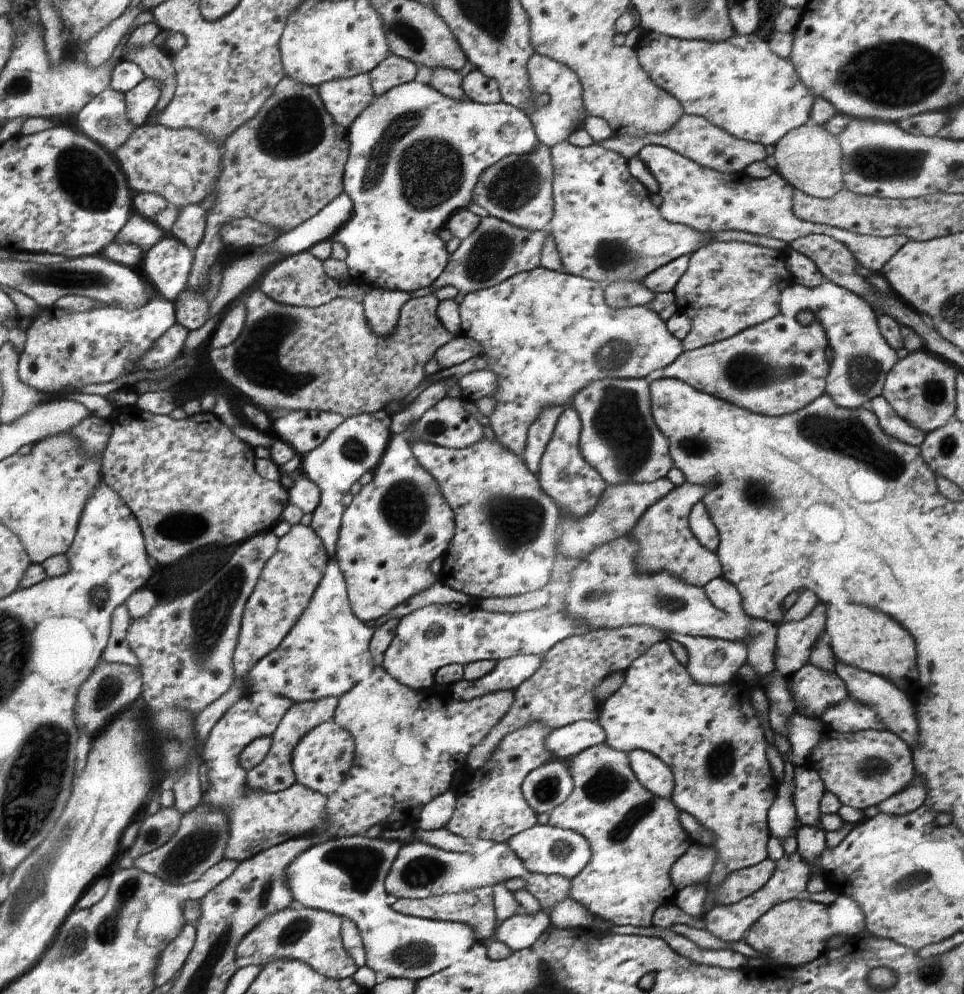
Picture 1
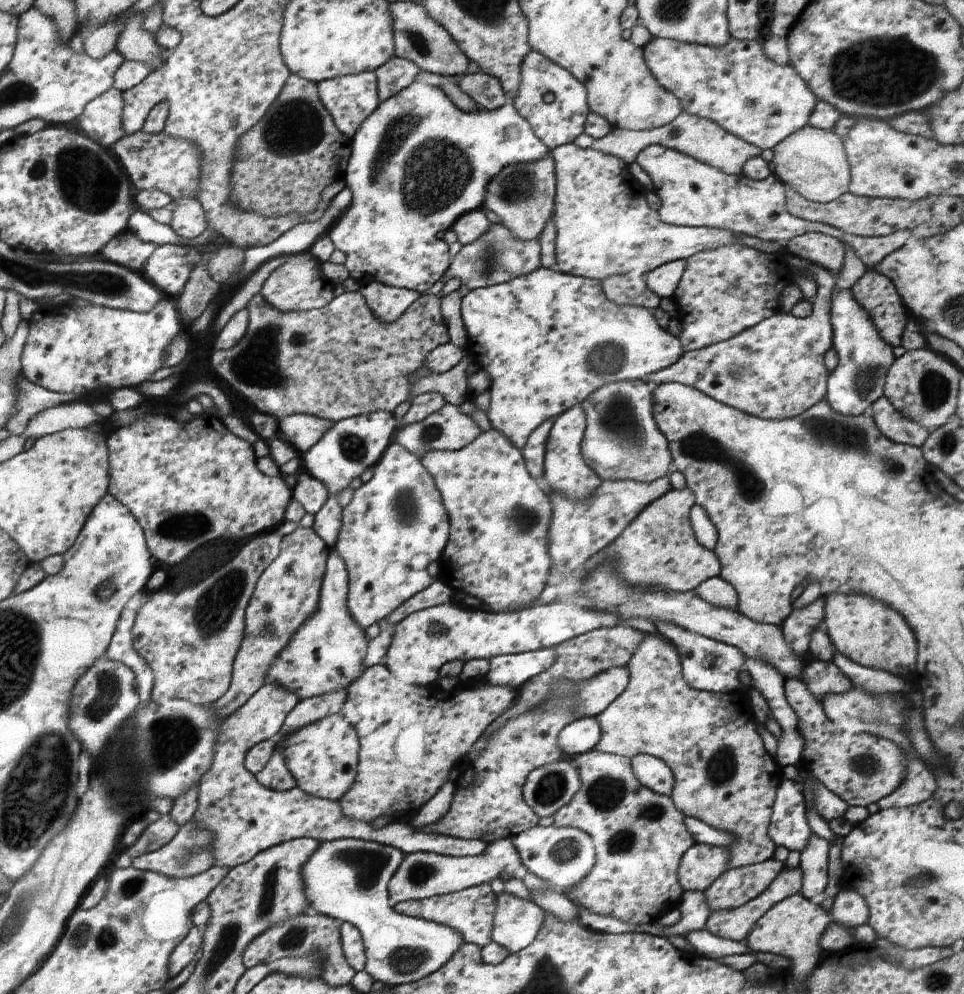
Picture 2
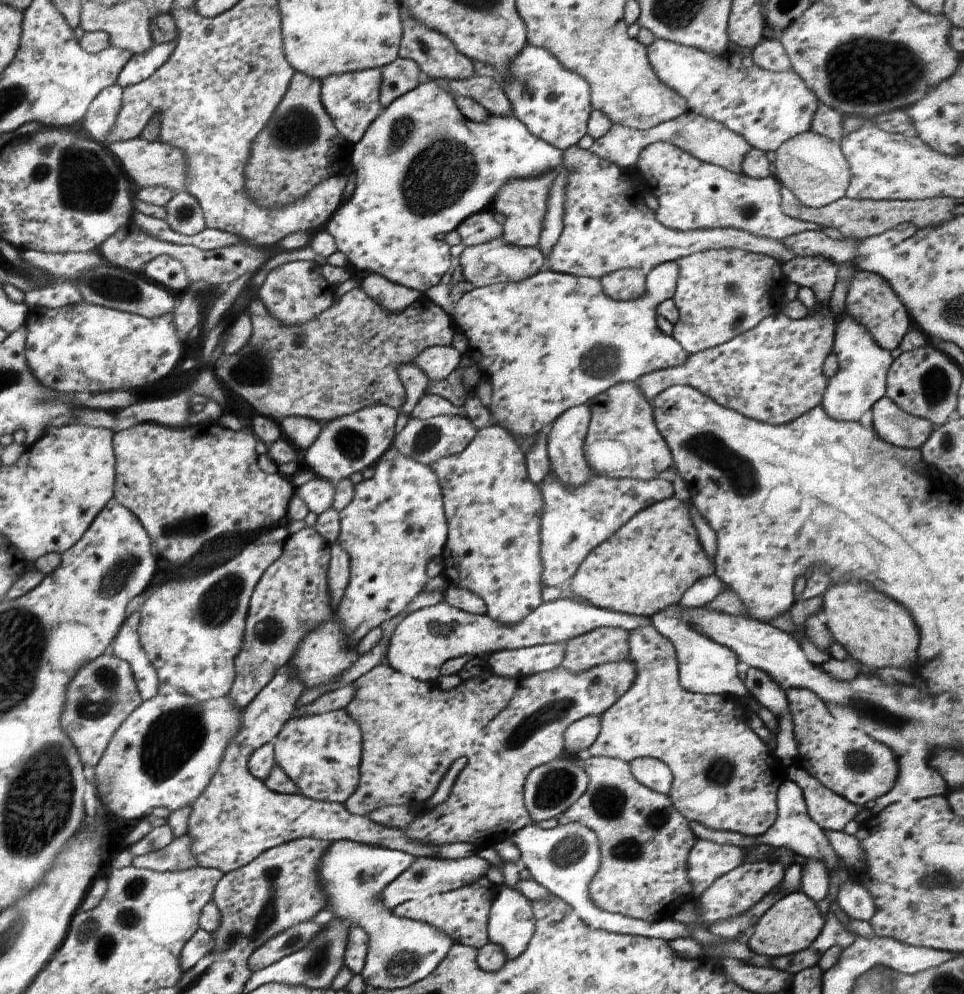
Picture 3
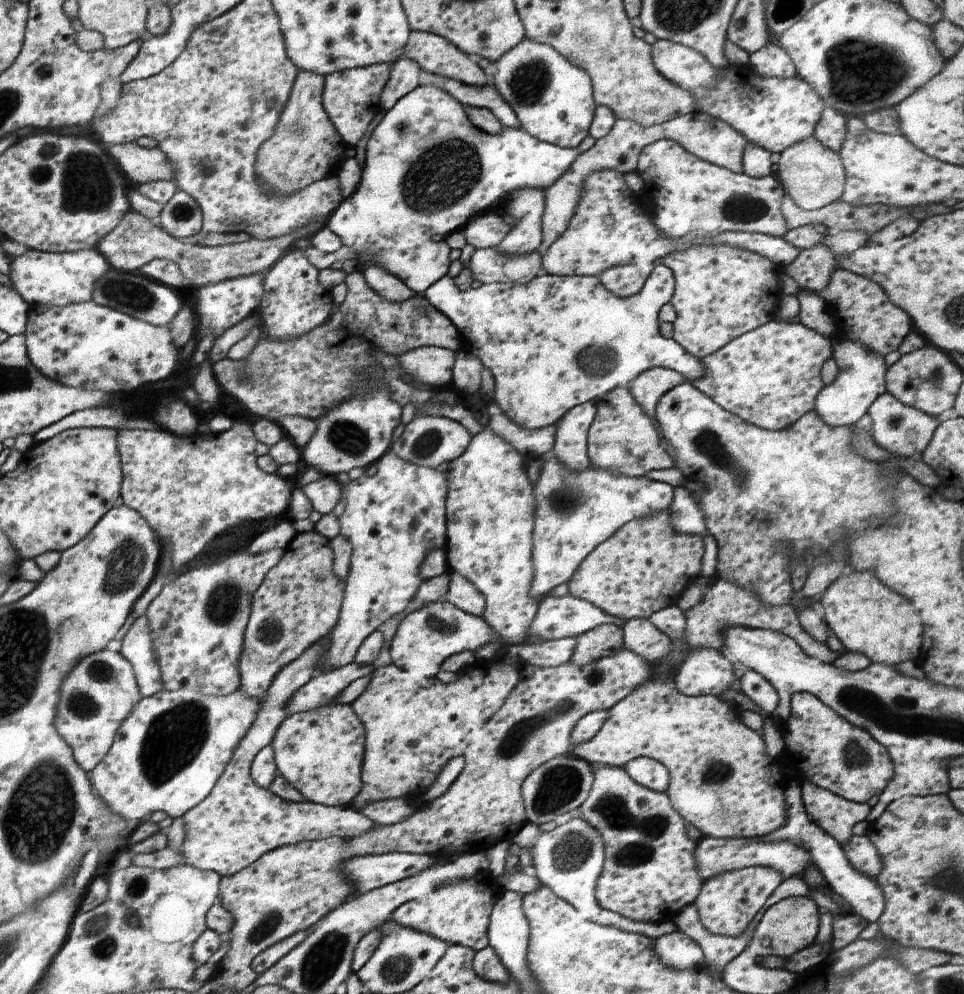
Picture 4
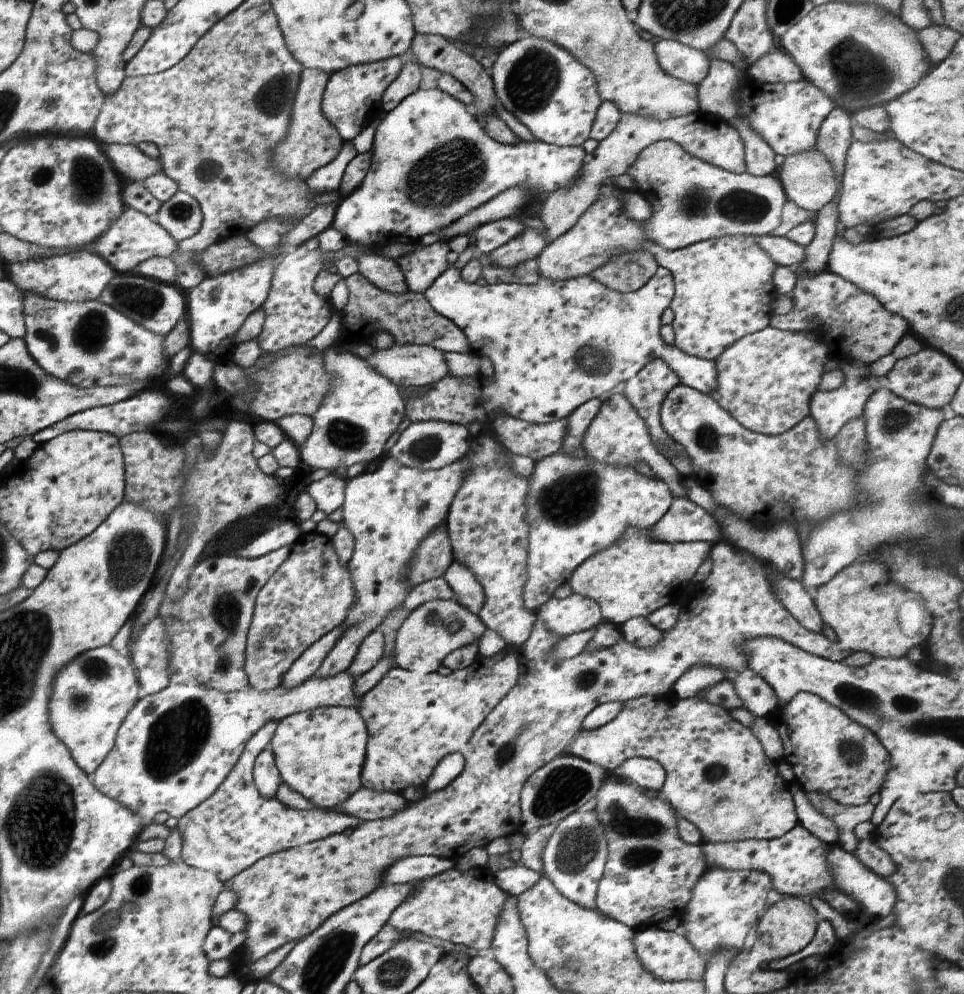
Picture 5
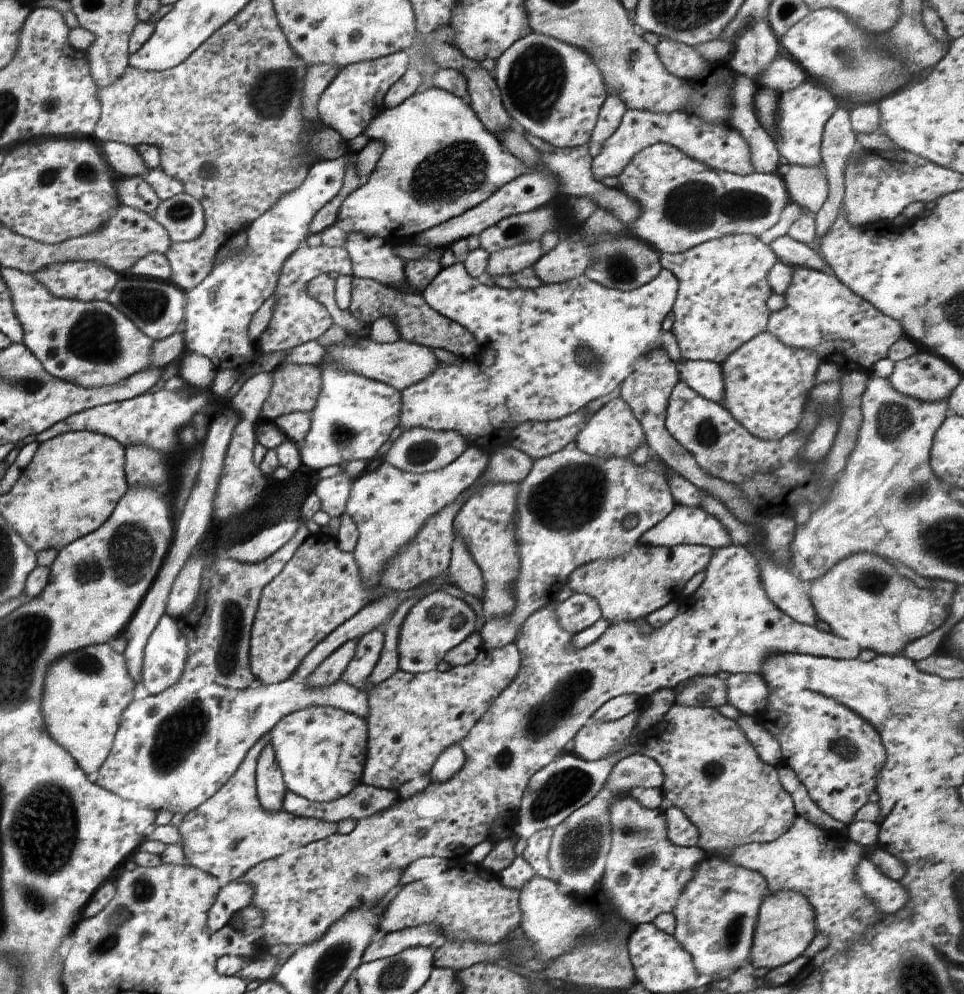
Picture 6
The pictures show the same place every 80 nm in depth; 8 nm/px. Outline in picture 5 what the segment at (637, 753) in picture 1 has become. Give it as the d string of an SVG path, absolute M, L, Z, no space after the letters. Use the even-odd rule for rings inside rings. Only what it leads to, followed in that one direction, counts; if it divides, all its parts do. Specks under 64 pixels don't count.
M646 757L629 758L608 773L630 781L641 790L659 795L666 778L664 767L656 760Z

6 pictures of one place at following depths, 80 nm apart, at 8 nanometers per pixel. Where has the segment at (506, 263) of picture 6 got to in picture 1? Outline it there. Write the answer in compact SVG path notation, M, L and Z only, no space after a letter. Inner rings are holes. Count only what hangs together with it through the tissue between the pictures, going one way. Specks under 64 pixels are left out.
M538 143L527 155L506 155L491 164L475 184L472 201L490 216L529 231L547 229L553 215L551 150Z

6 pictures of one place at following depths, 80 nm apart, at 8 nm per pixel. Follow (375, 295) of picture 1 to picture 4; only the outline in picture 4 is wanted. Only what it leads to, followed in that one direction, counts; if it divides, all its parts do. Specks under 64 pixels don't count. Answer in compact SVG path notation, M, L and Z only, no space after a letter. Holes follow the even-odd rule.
M370 264L362 267L361 271L368 286L376 291L376 294L382 296L384 300L403 303L416 296L408 285L405 285L398 277L390 274L386 269Z

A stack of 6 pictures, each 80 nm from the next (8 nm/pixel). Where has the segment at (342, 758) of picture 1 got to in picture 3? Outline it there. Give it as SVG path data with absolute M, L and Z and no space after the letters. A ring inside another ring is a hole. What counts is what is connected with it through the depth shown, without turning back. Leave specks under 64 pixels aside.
M344 709L292 717L275 738L276 765L284 769L304 796L315 801L342 804L360 782L362 743L359 724Z

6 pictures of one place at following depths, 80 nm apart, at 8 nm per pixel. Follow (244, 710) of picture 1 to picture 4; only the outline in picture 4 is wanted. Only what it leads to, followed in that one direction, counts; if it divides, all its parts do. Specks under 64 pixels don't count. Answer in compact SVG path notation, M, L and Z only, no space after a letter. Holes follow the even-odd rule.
M320 640L308 647L279 672L278 678L272 682L267 694L261 699L255 722L235 748L234 758L227 764L214 790L202 803L183 815L185 841L181 850L187 860L185 864L227 877L251 865L267 852L284 845L330 837L355 839L375 828L374 822L352 807L333 807L306 800L287 801L276 796L270 789L261 787L251 776L251 764L255 756L274 742L278 728L289 715L287 704L290 699L313 677L314 670L318 668L318 662L326 652L323 646Z

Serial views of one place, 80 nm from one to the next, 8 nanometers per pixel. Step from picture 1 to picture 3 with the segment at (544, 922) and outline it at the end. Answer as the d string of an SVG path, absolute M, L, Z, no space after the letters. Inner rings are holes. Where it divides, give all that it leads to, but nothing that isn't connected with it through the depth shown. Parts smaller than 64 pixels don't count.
M498 886L497 896L488 914L488 940L500 945L508 959L526 950L535 931L531 902L520 891Z

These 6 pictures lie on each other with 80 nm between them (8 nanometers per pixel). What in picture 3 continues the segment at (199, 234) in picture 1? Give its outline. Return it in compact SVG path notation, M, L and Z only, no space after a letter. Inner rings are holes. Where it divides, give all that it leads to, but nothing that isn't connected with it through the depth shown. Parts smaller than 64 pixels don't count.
M175 193L166 204L168 226L183 235L198 235L206 228L202 205L191 193Z

